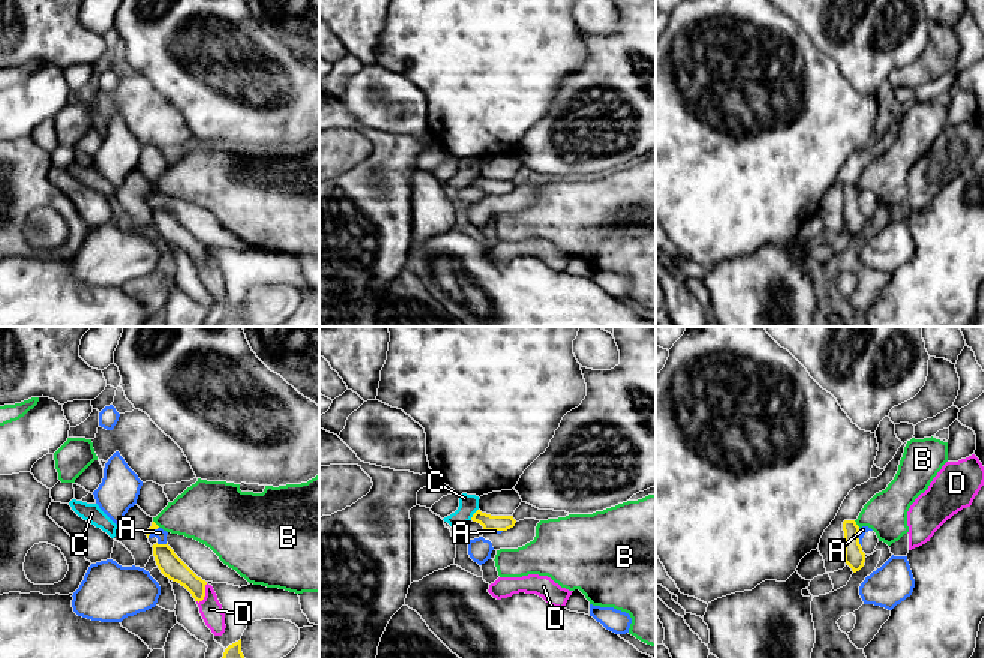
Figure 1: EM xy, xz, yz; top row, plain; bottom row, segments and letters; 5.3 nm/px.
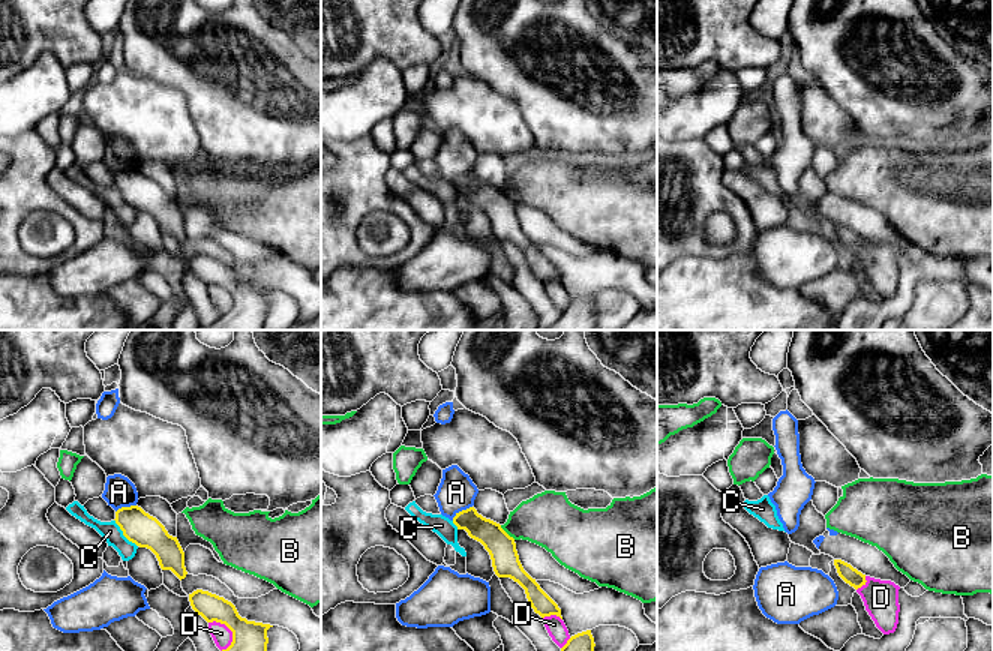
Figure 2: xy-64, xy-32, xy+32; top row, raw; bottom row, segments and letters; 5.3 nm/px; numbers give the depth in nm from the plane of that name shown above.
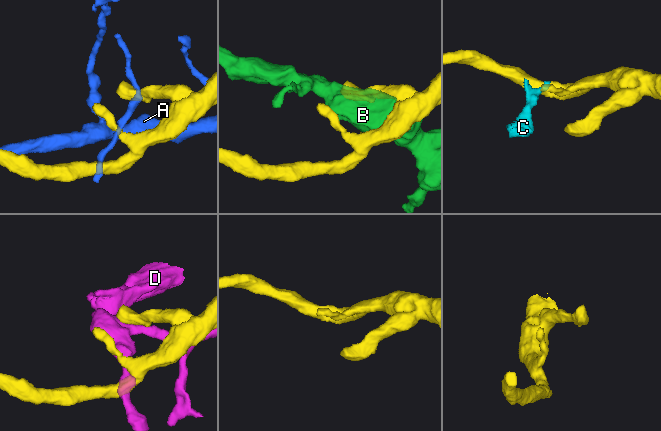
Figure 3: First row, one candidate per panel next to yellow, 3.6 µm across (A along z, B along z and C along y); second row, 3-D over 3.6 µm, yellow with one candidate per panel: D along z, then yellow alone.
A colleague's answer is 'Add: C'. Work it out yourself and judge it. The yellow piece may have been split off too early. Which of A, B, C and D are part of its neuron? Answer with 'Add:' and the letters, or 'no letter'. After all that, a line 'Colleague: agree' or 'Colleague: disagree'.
Add: no letter
Colleague: disagree

